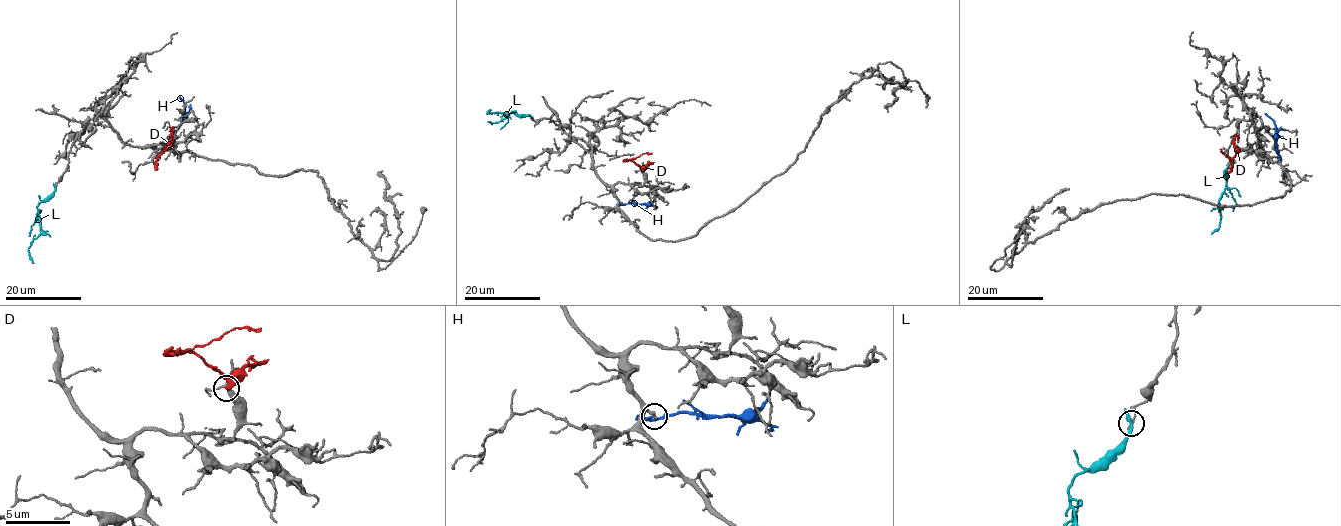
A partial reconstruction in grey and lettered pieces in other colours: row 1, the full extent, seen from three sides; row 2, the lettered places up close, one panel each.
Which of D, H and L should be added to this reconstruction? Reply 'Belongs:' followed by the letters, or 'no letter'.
Belongs: no letter

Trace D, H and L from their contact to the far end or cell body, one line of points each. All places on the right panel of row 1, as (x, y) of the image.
D: (1241, 150), (1229, 158), (1220, 149)
H: (1278, 159), (1275, 123), (1264, 113)
L: (1227, 167), (1226, 187), (1219, 200), (1220, 223), (1211, 234)

